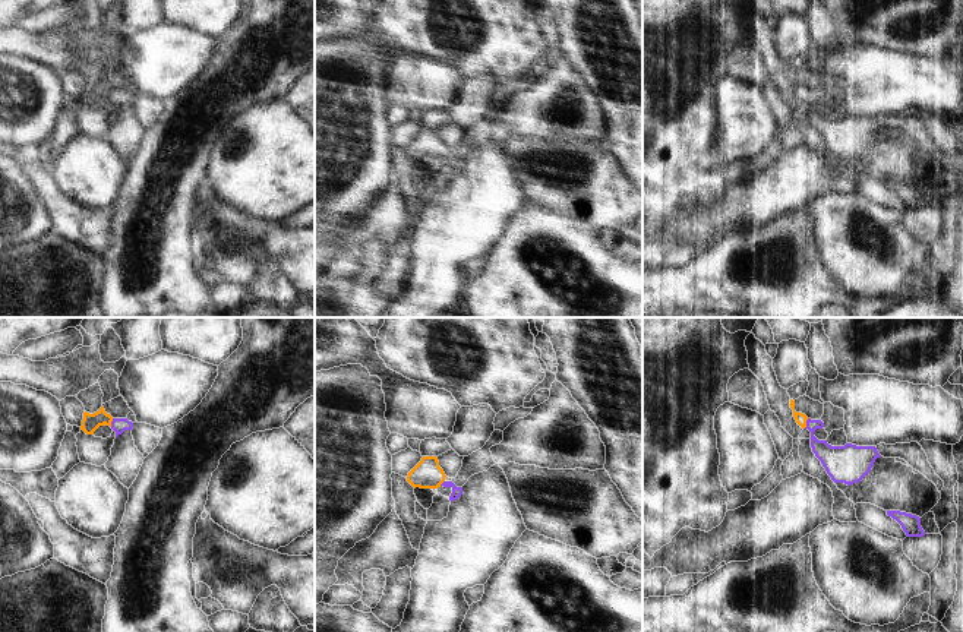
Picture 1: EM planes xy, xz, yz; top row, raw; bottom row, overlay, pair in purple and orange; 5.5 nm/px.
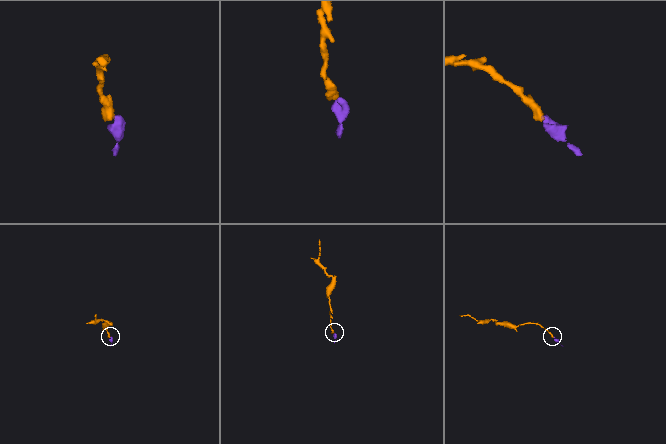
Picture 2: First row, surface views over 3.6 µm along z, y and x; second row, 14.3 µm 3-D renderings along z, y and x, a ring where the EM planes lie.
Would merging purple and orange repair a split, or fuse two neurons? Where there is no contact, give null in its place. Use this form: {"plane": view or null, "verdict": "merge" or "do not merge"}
{"plane": "yz", "verdict": "merge"}

